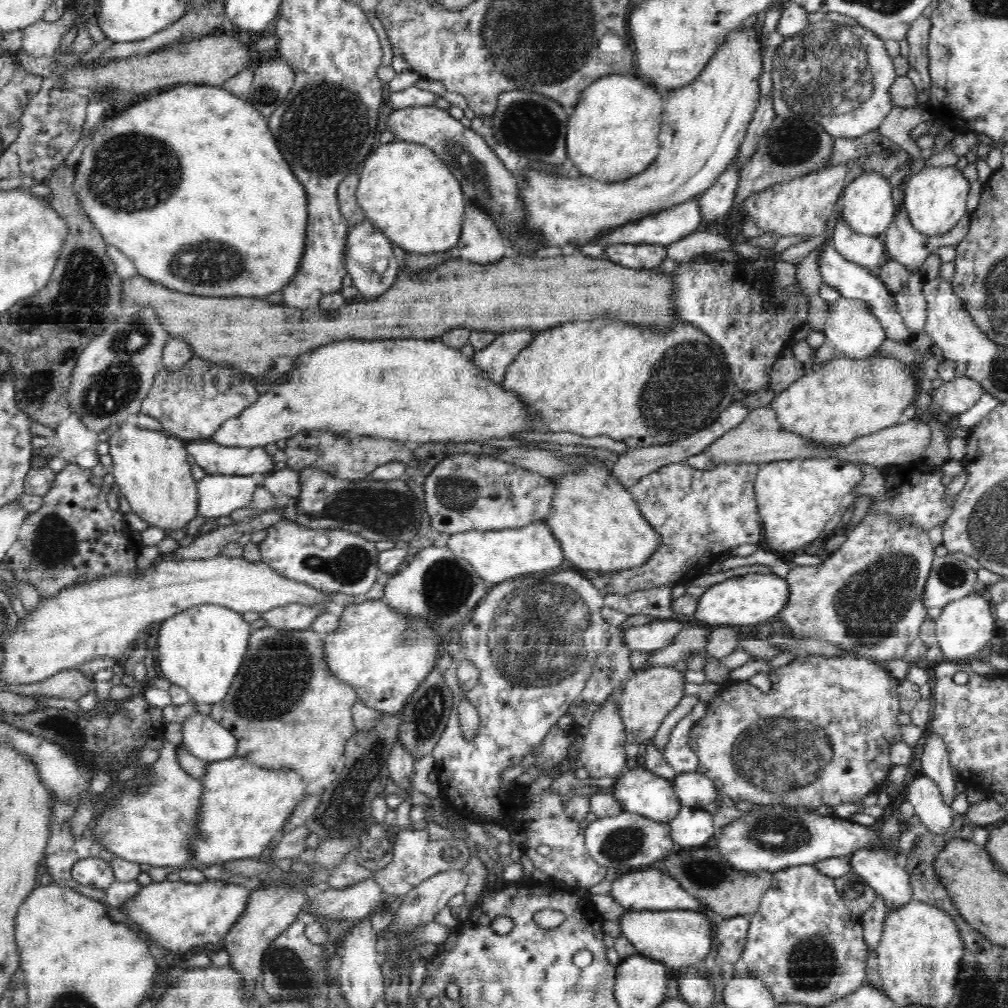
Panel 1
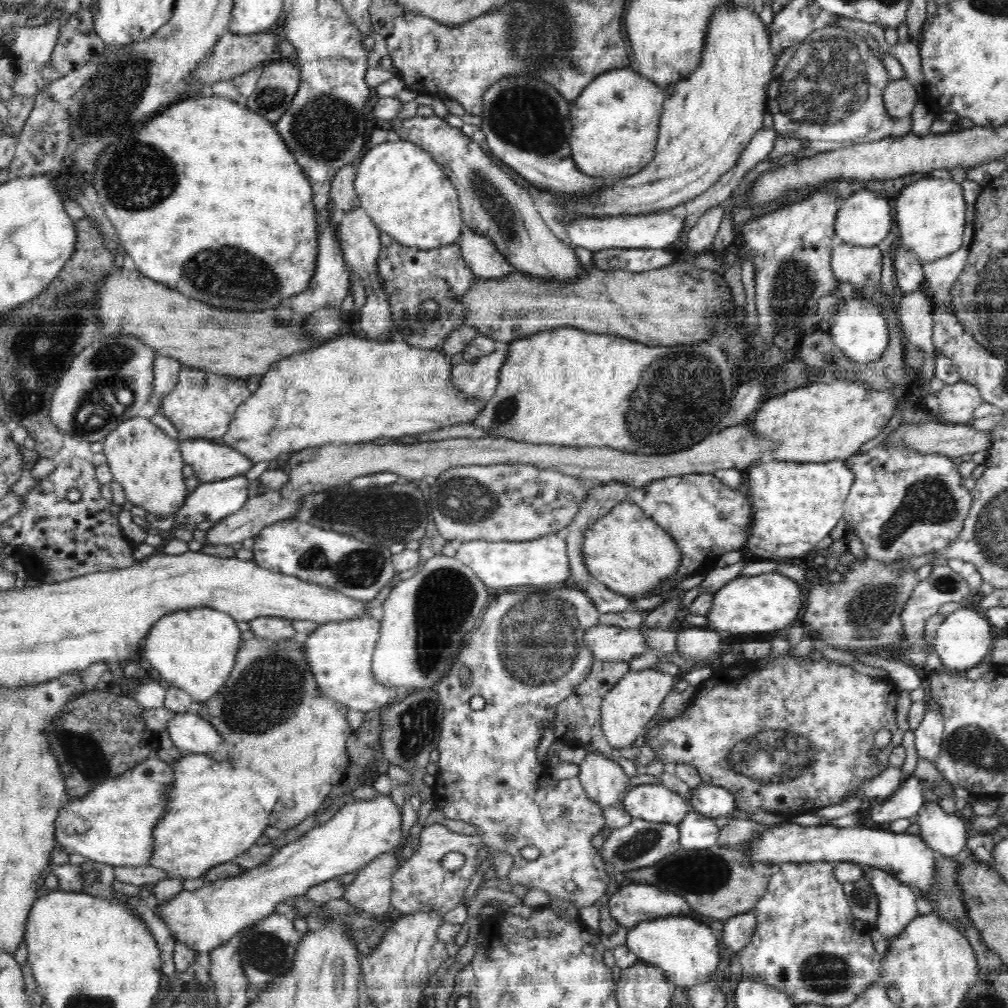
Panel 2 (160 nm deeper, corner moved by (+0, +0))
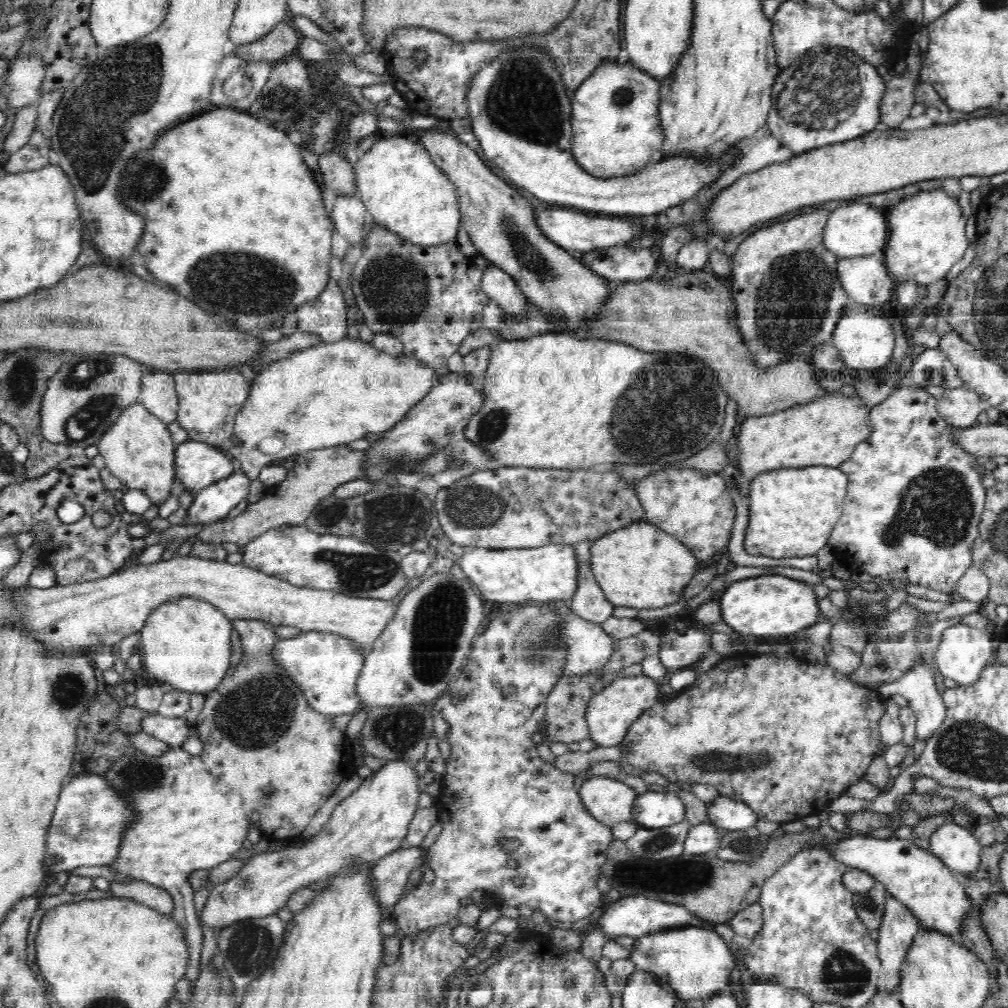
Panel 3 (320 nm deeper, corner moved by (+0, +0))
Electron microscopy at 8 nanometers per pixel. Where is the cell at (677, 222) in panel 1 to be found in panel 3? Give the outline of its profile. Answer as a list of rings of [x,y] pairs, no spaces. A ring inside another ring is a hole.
[[[556,208],[556,210],[537,210],[538,225],[542,227],[542,231],[546,233],[548,240],[555,241],[560,247],[568,251],[595,251],[599,248],[608,248],[616,246],[624,246],[624,242],[636,240],[642,236],[642,232],[638,230],[638,226],[624,222],[624,219],[618,218],[594,218],[594,216],[586,216],[581,211],[574,208]]]

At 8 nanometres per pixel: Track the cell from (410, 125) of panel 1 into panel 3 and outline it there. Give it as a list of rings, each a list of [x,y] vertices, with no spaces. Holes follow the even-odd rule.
[[[438,131],[438,134],[434,134],[434,132],[430,132],[430,134],[426,134],[426,136],[422,136],[422,146],[426,146],[426,151],[429,152],[431,160],[435,166],[441,169],[444,174],[455,184],[456,193],[459,199],[459,211],[461,214],[461,228],[464,229],[469,237],[472,239],[474,246],[479,255],[483,255],[486,260],[490,261],[496,268],[504,270],[504,272],[508,273],[515,281],[516,284],[519,285],[520,290],[524,293],[526,300],[528,303],[532,303],[532,305],[538,305],[538,307],[542,307],[546,313],[552,313],[552,315],[558,315],[558,317],[566,317],[568,319],[568,328],[560,328],[559,332],[570,332],[574,334],[578,334],[578,336],[584,337],[592,337],[587,336],[585,332],[583,332],[583,328],[585,327],[585,322],[589,321],[594,315],[595,312],[599,309],[599,306],[605,301],[607,294],[609,293],[608,288],[608,280],[600,275],[596,275],[590,268],[587,268],[586,265],[580,264],[576,258],[572,258],[572,252],[567,249],[562,250],[555,241],[548,240],[546,233],[542,231],[542,227],[538,225],[538,221],[534,222],[534,214],[532,214],[532,206],[530,206],[530,202],[526,198],[523,198],[518,194],[516,190],[514,190],[514,186],[510,188],[508,184],[500,177],[492,173],[490,168],[486,167],[486,164],[482,162],[482,158],[478,156],[477,152],[471,150],[466,146],[466,144],[462,144],[462,142],[458,142],[454,136],[450,136],[450,134],[444,134],[444,132]]]

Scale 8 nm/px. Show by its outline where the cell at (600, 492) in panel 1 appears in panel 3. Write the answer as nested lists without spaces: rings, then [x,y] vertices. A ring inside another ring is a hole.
[[[633,519],[621,528],[604,533],[591,543],[590,552],[590,562],[596,582],[604,591],[606,598],[618,608],[634,608],[640,611],[664,609],[672,604],[681,605],[682,592],[698,571],[696,559],[688,547],[675,536],[644,519]]]

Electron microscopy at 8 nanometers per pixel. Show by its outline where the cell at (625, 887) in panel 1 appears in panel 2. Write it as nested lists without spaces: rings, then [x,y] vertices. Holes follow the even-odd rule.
[[[628,884],[612,894],[608,905],[612,918],[617,920],[619,926],[623,926],[627,931],[633,928],[638,921],[649,920],[654,917],[696,916],[690,910],[690,906],[686,904],[684,898],[680,898],[672,892],[662,892],[662,890],[658,890],[656,886],[650,886],[650,884]]]

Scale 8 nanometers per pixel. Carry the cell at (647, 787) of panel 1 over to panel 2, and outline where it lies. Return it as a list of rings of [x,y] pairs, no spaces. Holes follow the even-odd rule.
[[[641,784],[625,793],[623,806],[631,818],[677,824],[692,811],[686,801],[673,789],[661,784]]]

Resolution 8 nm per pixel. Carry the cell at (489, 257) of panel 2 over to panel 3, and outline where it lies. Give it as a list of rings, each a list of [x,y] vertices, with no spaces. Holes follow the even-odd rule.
[[[491,263],[482,271],[481,288],[490,300],[494,300],[500,308],[504,309],[505,317],[523,315],[528,301],[516,281],[504,270],[496,268]]]

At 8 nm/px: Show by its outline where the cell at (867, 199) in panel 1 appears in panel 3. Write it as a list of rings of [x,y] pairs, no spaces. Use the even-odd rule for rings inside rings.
[[[850,204],[834,210],[828,217],[823,230],[823,245],[839,259],[856,258],[884,250],[888,235],[887,216],[880,210],[870,208],[868,204]]]

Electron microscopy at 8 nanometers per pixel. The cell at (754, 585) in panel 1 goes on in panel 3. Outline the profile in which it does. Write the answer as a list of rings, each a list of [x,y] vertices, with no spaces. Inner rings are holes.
[[[766,574],[734,581],[718,597],[723,622],[741,635],[779,638],[818,623],[818,598],[813,585],[779,574]]]

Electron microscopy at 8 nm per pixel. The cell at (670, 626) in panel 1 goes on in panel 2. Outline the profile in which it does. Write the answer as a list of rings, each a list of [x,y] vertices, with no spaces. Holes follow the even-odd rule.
[[[598,624],[586,631],[584,645],[596,662],[629,662],[646,652],[641,629],[624,629]]]

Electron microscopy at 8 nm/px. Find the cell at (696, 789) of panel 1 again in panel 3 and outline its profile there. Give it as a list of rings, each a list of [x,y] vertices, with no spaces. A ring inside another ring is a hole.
[[[730,796],[714,797],[706,807],[709,822],[729,831],[752,828],[759,820],[752,808]]]

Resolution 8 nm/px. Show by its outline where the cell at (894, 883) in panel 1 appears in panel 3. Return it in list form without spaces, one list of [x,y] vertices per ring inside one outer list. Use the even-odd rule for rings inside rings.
[[[886,892],[884,916],[881,917],[877,949],[886,970],[884,992],[897,994],[899,969],[909,944],[921,929],[919,919],[899,898]]]

